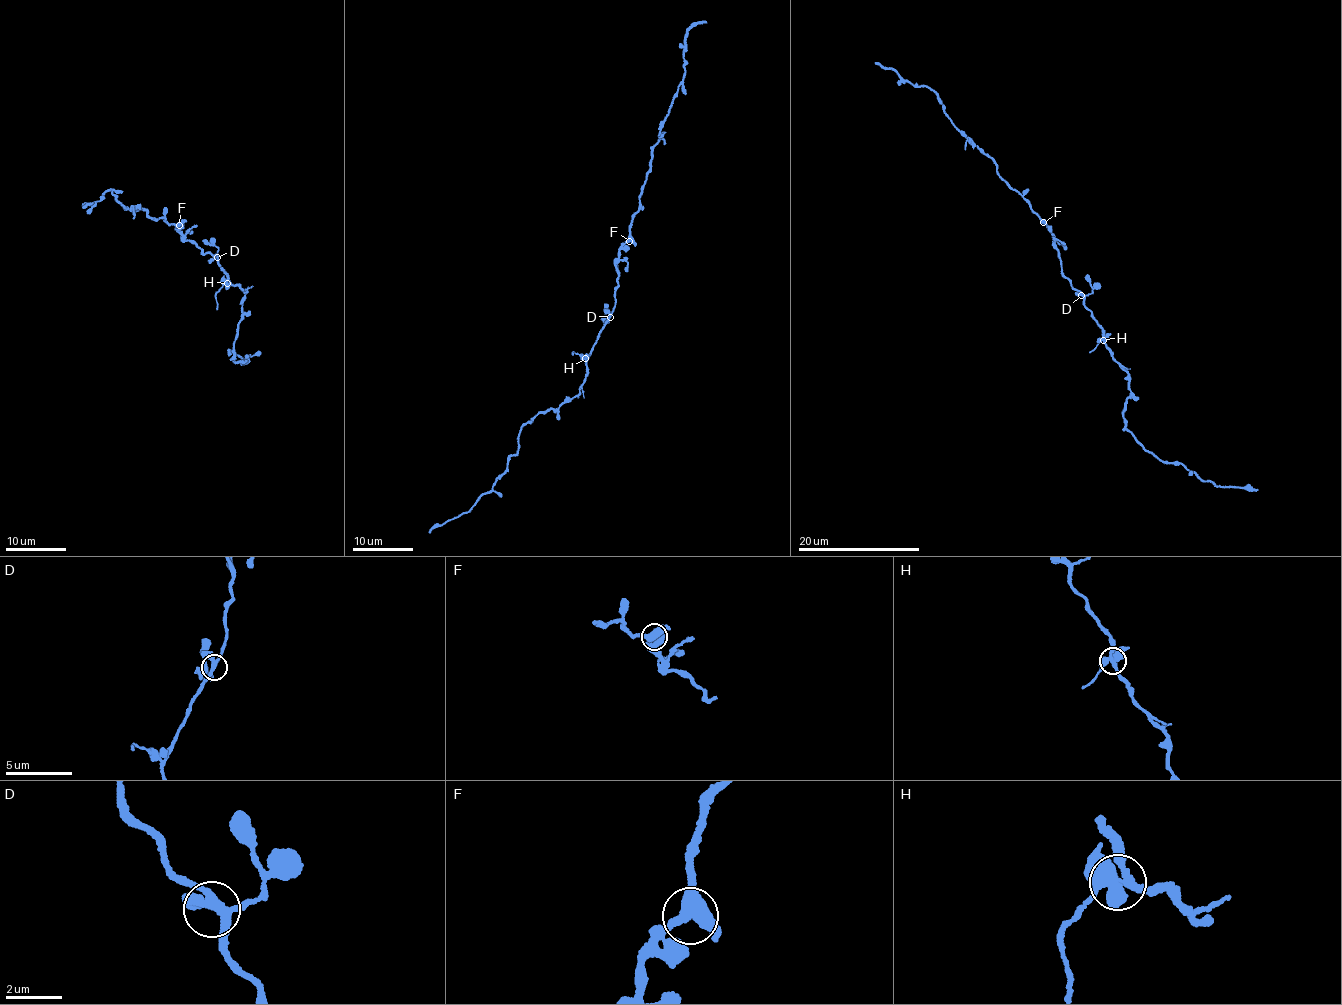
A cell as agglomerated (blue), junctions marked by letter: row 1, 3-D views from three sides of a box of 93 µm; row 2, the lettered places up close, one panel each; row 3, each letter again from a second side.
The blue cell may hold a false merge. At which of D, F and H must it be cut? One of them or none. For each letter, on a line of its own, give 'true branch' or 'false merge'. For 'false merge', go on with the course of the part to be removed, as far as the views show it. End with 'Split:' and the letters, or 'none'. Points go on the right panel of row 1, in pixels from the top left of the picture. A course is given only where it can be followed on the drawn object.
D: true branch
F: true branch
H: false merge | (1103, 339), (1090, 353)
Split: H

